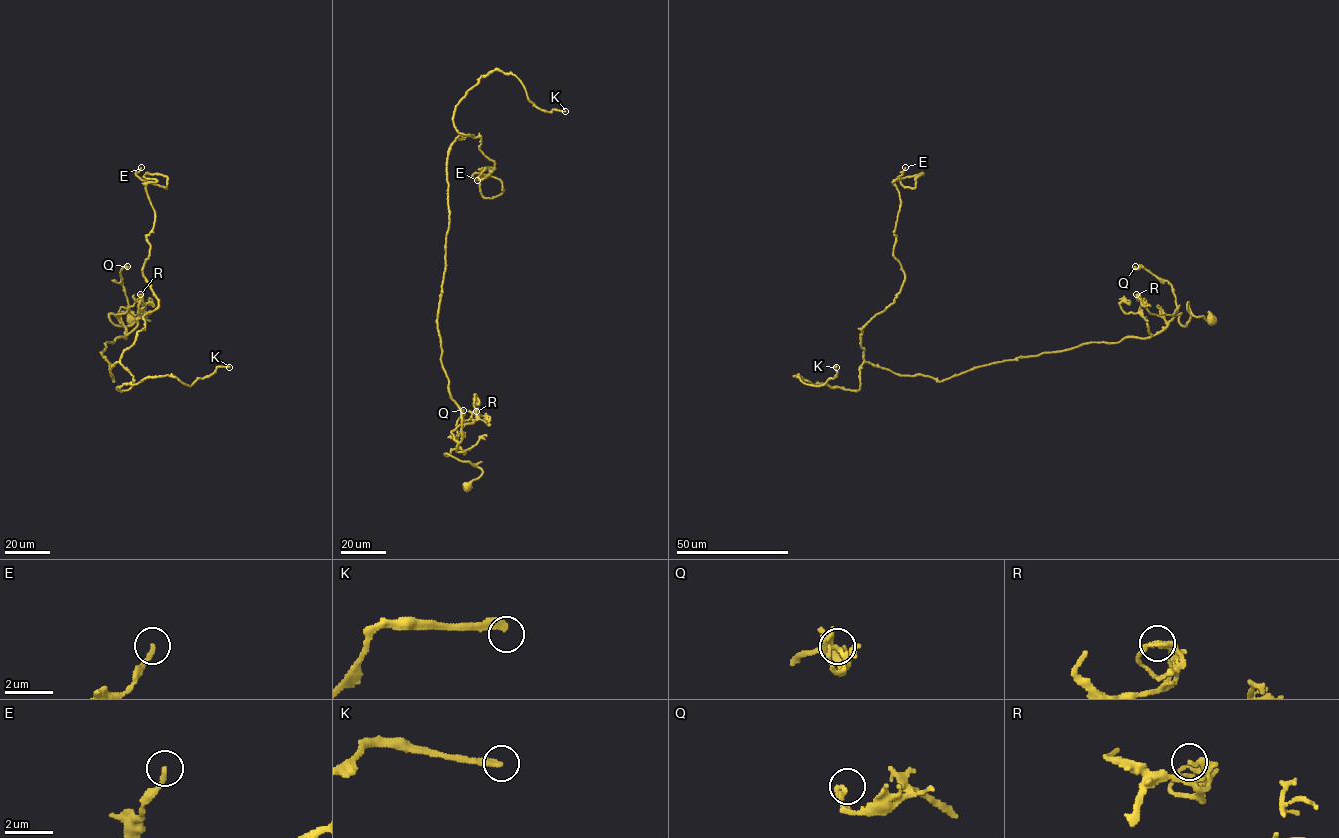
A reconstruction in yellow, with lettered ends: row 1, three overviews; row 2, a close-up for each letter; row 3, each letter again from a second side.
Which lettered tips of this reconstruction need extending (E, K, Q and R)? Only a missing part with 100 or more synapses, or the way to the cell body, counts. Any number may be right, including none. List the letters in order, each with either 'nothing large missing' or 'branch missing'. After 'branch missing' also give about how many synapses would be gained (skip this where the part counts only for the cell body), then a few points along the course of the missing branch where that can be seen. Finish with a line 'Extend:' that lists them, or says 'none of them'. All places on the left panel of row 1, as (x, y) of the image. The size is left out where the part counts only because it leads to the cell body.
E: nothing large missing
K: branch missing; about 100 synapses; missing branch runs (229, 367), (241, 388), (263, 386), (273, 401), (277, 381), (274, 399), (263, 402), (259, 397)
Q: nothing large missing
R: nothing large missing
Extend: K

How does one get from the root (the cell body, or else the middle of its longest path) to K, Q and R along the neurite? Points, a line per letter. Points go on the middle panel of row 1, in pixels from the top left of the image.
K: (468, 486), (437, 322), (455, 107), (499, 69), (565, 111)
Q: (468, 486), (482, 471), (444, 454), (453, 449), (464, 452), (458, 445), (456, 429), (463, 410)
R: (468, 486), (482, 471), (468, 462), (444, 454), (448, 456), (456, 448), (457, 442), (451, 432), (476, 411)

